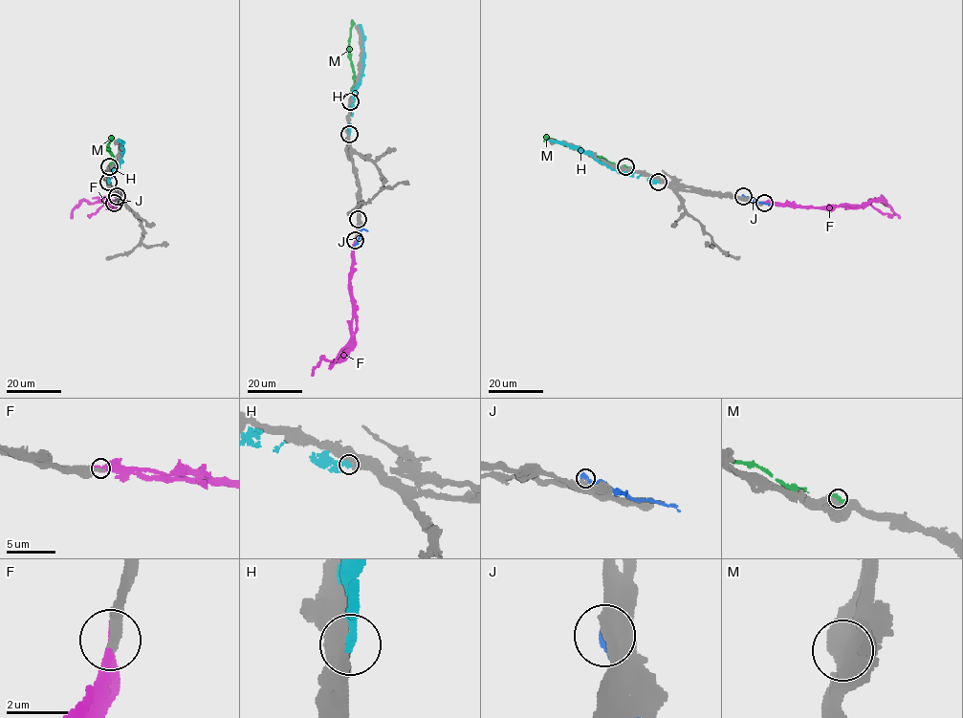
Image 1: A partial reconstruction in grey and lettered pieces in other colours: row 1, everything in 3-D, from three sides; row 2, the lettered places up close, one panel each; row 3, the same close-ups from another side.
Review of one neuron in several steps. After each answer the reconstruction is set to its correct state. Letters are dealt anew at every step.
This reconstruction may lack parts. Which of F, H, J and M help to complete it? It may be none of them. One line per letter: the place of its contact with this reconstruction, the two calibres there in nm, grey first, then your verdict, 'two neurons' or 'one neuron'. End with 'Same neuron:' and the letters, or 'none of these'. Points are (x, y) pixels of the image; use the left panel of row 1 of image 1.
F: meets grey at (114, 203); 360 nm thick on the grey side, 400 nm on the other; one neuron
H: meets grey at (108, 182); 700 nm thick on the grey side, 320 nm on the other; two neurons
J: meets grey at (117, 196); 440 nm thick on the grey side, 400 nm on the other; two neurons
M: meets grey at (109, 166); 750 nm thick on the grey side, 440 nm on the other; two neurons
Same neuron: F

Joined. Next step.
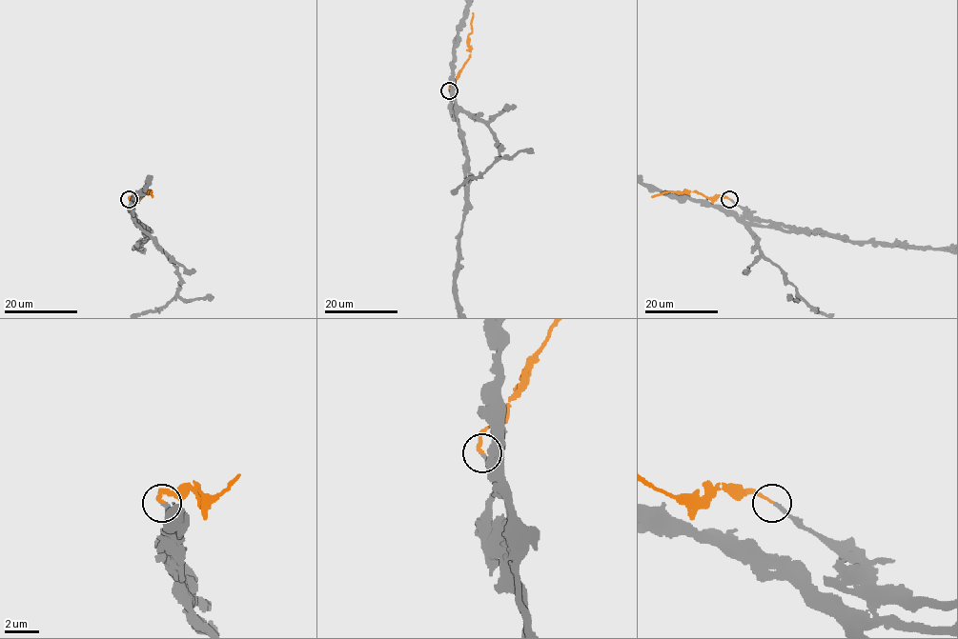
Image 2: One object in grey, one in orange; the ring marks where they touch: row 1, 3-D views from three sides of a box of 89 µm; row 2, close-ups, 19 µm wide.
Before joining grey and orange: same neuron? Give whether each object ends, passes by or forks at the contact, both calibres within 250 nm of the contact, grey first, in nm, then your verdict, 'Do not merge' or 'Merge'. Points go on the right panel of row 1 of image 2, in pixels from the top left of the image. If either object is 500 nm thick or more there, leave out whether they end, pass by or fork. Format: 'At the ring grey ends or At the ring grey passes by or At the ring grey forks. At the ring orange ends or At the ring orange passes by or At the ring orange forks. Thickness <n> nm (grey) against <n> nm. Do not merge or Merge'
At the ring grey ends. At the ring orange ends. Thickness 200 nm (grey) against 190 nm. Merge

